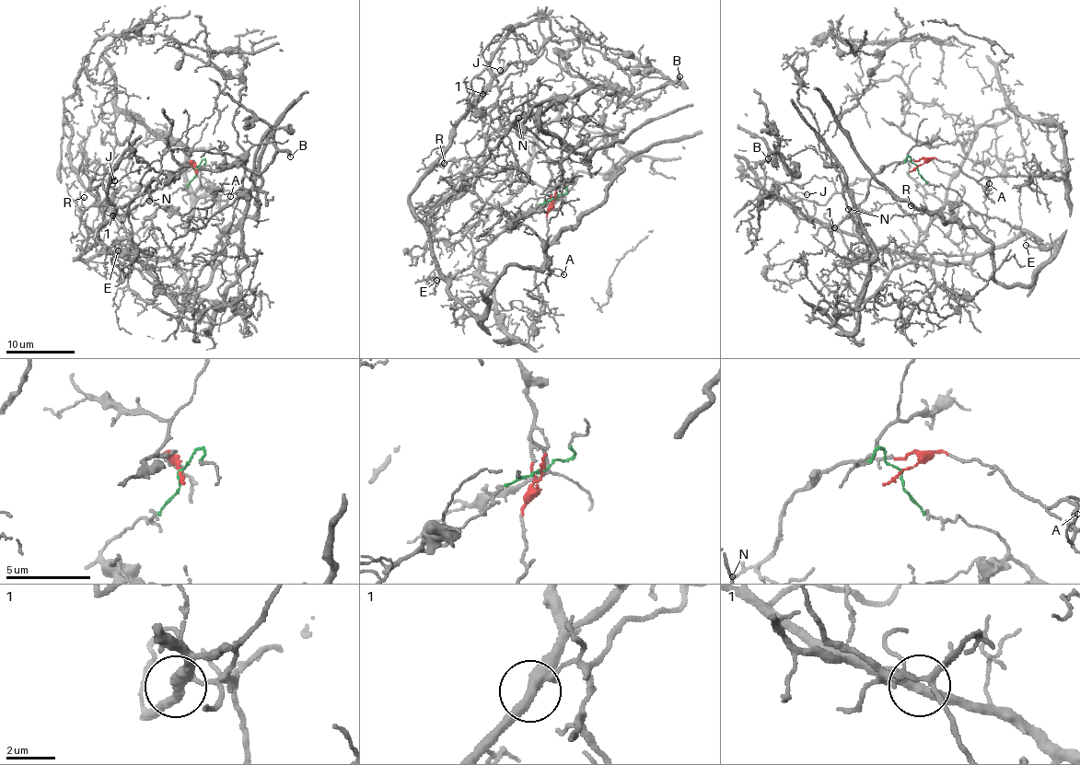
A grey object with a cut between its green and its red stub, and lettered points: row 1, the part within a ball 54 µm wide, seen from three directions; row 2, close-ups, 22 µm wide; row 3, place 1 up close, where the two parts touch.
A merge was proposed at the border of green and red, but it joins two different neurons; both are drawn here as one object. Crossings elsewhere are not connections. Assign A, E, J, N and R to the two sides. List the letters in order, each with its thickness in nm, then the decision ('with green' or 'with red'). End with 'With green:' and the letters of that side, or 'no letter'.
A: 110 nm | with red
E: 100 nm | with green
J: 70 nm | with green
N: 140 nm | with red
R: 100 nm | with green
With green: E, J, R

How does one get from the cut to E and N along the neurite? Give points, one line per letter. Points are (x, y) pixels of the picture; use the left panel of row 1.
E: (194, 168), (195, 175), (185, 187), (170, 194), (154, 216), (143, 221), (139, 229), (121, 237), (119, 250)
N: (194, 168), (191, 162), (180, 164), (150, 194), (150, 202)

